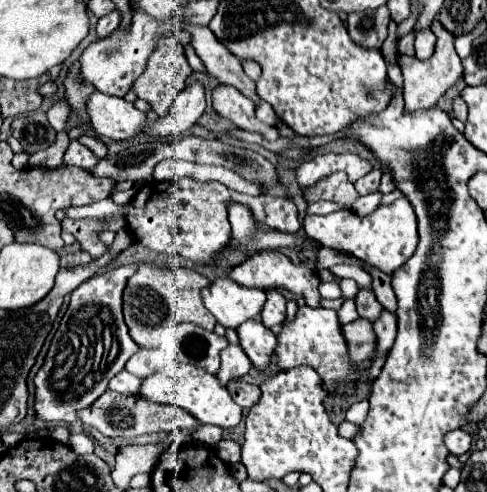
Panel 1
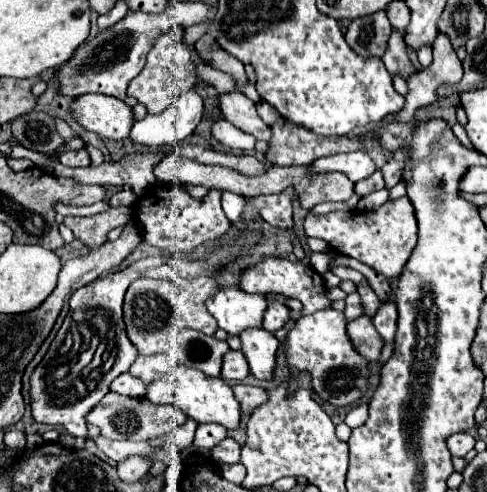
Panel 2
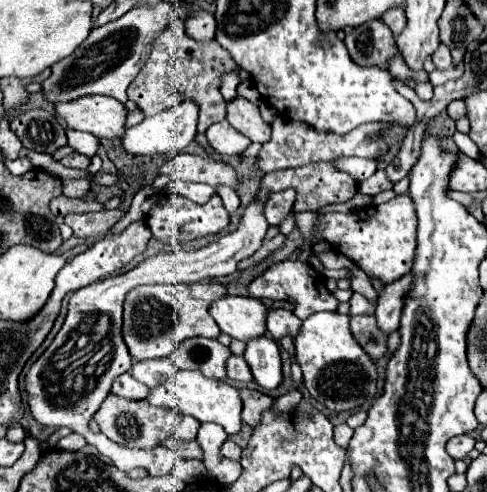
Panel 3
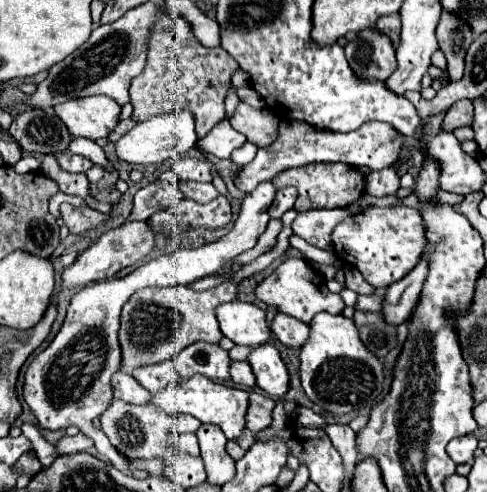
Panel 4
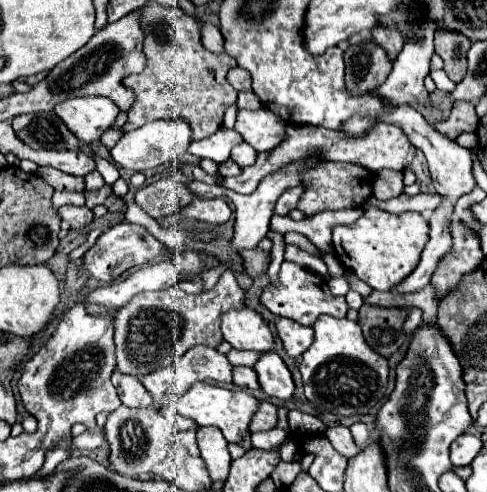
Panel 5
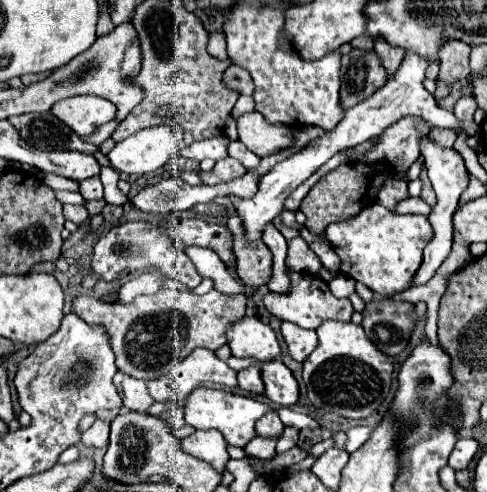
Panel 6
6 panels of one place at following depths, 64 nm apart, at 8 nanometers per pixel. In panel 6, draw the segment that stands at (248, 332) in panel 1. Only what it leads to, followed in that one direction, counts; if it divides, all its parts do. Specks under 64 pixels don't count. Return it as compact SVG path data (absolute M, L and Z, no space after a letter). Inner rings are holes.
M272 360L262 364L262 376L266 386L266 396L280 406L294 406L298 402L298 382L292 372L282 364L282 360Z

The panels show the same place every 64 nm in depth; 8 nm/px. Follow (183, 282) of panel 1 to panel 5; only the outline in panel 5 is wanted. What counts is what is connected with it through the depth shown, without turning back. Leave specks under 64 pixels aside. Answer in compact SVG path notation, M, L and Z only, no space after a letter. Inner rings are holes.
M226 270L216 288L200 292L196 296L172 286L168 290L140 292L126 306L116 312L114 318L114 344L116 344L116 368L122 374L144 376L162 366L170 366L190 348L204 344L216 348L224 338L220 332L222 314L234 308L244 308L244 292L232 274Z

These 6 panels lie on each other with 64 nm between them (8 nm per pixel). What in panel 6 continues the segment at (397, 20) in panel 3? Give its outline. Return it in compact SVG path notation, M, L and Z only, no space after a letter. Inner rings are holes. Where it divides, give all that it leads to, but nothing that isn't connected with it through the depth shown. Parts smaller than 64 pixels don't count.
M384 40L374 42L374 52L380 56L380 62L388 72L388 78L398 70L398 66L404 60L404 54L406 54L402 48L392 48L390 44L384 44Z

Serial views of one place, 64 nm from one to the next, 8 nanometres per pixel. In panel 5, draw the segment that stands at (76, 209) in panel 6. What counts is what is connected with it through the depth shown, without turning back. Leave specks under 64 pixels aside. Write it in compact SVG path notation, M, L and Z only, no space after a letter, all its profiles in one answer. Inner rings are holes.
M62 206L60 216L62 216L62 220L70 222L72 228L84 228L94 220L92 210L86 208L86 206L82 206L82 208L78 208L78 206Z

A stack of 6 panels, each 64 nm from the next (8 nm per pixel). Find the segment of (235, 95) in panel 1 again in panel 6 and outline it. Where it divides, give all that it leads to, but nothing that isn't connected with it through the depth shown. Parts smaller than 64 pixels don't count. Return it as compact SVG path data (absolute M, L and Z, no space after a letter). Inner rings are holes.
M250 112L238 118L240 142L256 156L270 156L282 152L294 144L290 126L268 124L258 112Z

